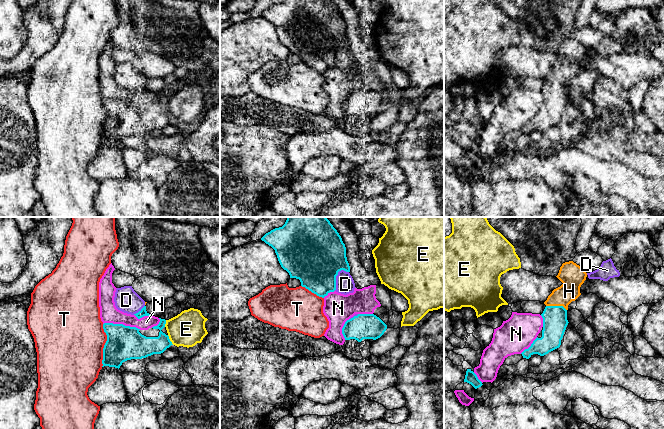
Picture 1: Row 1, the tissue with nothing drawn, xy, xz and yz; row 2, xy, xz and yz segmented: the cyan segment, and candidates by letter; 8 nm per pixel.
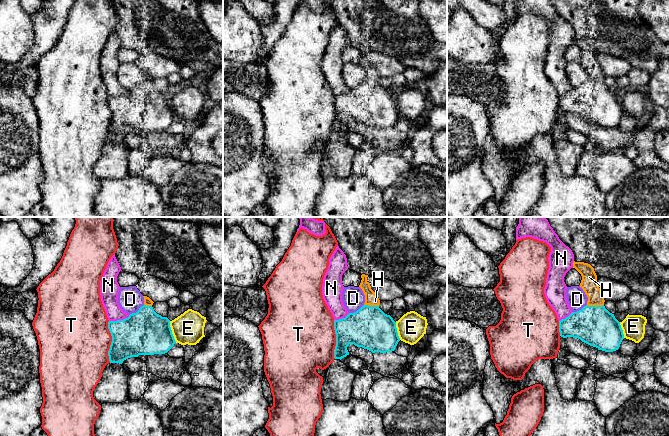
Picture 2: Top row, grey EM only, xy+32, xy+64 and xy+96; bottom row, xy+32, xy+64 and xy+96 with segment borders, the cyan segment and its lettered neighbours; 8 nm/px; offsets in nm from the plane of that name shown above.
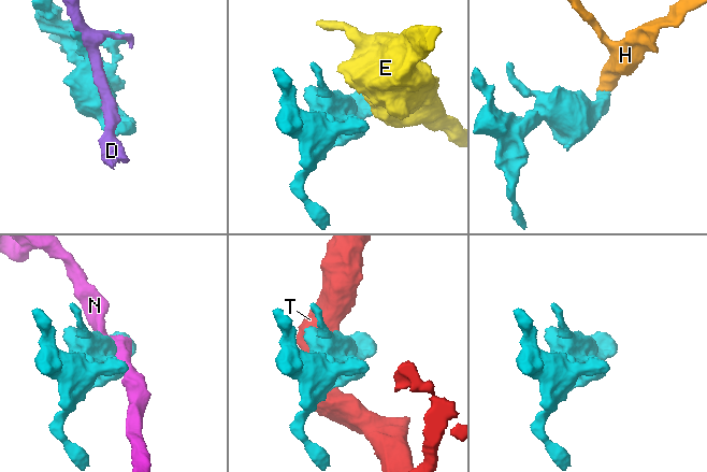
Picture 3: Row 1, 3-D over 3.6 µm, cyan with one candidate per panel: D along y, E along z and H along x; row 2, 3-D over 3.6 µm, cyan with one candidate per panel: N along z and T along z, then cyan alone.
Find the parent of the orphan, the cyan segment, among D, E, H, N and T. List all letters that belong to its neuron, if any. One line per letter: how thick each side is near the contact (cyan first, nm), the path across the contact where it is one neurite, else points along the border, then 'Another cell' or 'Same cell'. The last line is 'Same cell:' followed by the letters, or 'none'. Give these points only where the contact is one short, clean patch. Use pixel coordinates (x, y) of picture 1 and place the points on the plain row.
D: Thickness 480 nm (cyan) against 150 nm. Another cell
E: Thickness 190 nm (cyan) against 280 nm. Boundary: xy (167, 111), (173, 120). Another cell
H: Thickness 190 nm (cyan) against 170 nm. Same cell
N: Thickness 280 nm (cyan) against 150 nm. Another cell
T: Thickness 280 nm (cyan) against 500 nm. Another cell
Same cell: H

